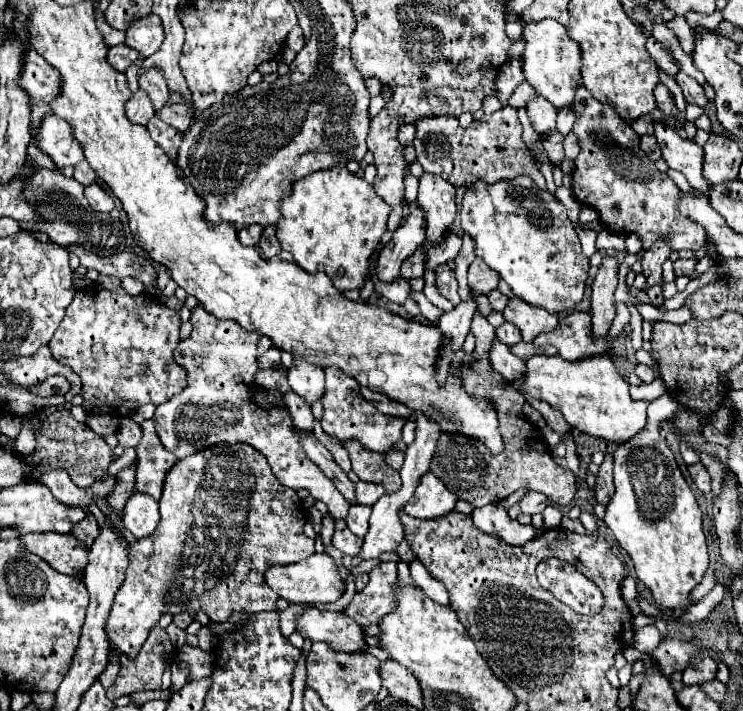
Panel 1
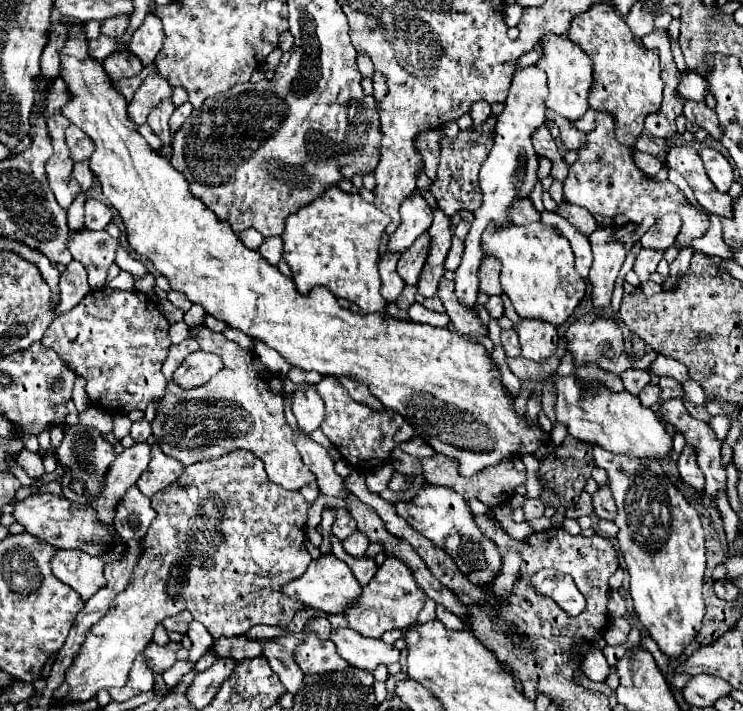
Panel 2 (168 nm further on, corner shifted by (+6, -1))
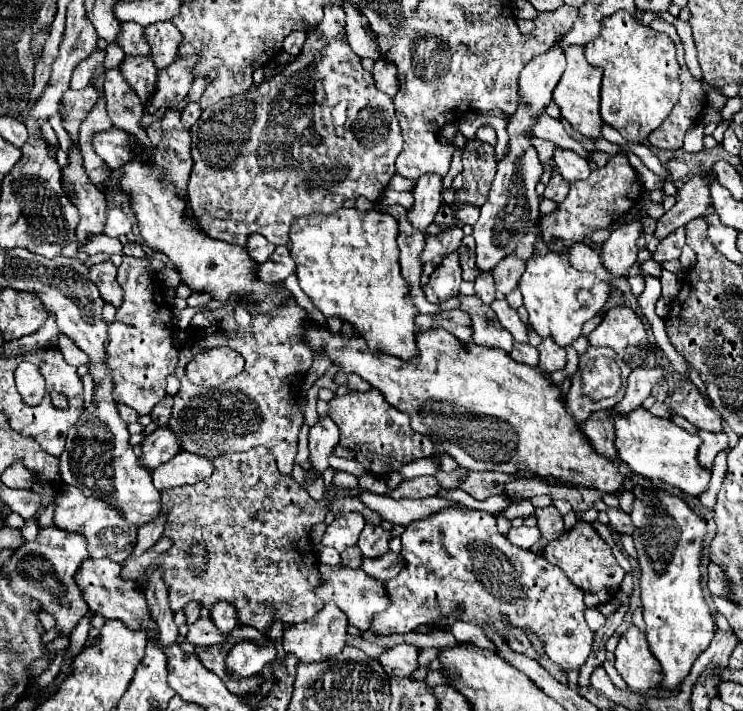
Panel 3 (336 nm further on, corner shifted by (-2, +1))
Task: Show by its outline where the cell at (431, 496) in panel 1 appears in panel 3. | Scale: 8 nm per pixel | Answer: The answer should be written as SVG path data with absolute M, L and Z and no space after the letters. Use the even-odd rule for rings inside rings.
M460 505L438 511L426 521L416 521L408 525L402 535L402 557L406 559L406 567L398 577L386 581L390 607L374 617L370 627L372 633L408 633L418 625L432 623L432 609L452 609L458 611L458 619L462 621L478 627L490 625L504 641L508 641L508 629L512 627L518 627L522 633L532 631L544 645L546 655L564 671L580 669L588 659L594 633L584 619L586 605L582 589L576 587L562 573L562 569L550 565L542 555L534 555L530 549L520 549L508 543L508 539L498 533L494 515Z

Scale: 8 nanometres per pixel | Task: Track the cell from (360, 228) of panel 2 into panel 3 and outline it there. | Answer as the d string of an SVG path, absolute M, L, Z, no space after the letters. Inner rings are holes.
M338 209L336 213L332 215L310 215L310 217L300 217L298 221L294 221L292 229L290 229L290 255L292 259L296 261L296 277L298 277L298 283L302 287L302 291L310 297L310 301L322 311L322 315L326 319L330 317L338 317L342 319L342 323L350 323L354 327L354 333L358 333L358 337L362 337L366 341L366 345L370 345L370 349L378 349L380 353L386 353L386 355L394 355L398 359L404 359L404 361L410 361L414 359L414 355L418 355L418 349L416 349L416 325L414 325L414 317L420 313L416 309L416 305L412 301L408 301L408 293L410 293L410 285L406 283L406 279L400 275L400 265L398 265L398 247L396 247L396 237L398 237L398 223L396 219L390 215L390 213L380 213L380 211L366 211L366 213L360 213L358 209Z

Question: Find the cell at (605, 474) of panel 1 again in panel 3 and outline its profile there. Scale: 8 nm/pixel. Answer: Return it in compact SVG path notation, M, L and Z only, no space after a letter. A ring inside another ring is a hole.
M608 509L608 517L610 517L610 527L616 533L620 533L620 535L632 535L634 525L632 525L628 513L624 513L622 509Z

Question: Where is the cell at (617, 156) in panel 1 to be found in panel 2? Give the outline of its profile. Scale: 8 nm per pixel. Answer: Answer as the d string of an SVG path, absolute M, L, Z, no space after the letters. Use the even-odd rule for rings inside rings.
M598 113L596 129L586 133L586 145L578 149L578 161L570 165L570 173L564 179L564 197L572 205L588 209L598 221L598 227L618 229L628 223L640 223L644 215L654 215L658 219L666 213L676 213L682 219L676 243L684 247L702 237L708 229L708 215L700 215L676 185L670 181L658 183L634 165L632 149L618 143L614 135L614 119L606 113Z

